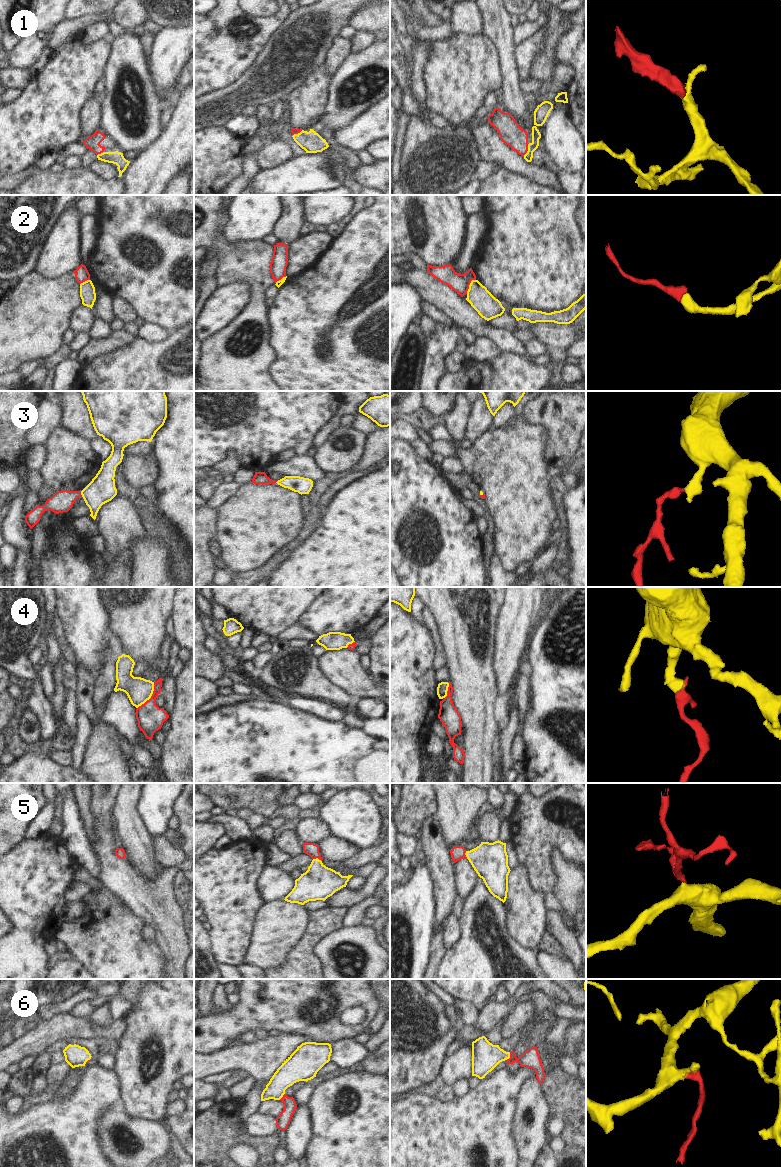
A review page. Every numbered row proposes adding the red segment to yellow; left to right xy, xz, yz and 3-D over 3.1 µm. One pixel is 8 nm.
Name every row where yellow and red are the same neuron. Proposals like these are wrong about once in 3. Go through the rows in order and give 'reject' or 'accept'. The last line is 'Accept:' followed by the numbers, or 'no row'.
1: accept
2: reject
3: accept
4: reject
5: accept
6: accept
Accept: 1, 3, 5, 6

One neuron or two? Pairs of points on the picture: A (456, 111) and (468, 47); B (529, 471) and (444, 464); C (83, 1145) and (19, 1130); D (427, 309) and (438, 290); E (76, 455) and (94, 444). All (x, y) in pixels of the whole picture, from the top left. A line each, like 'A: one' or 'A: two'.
A: one
B: two
C: one
D: two
E: two

